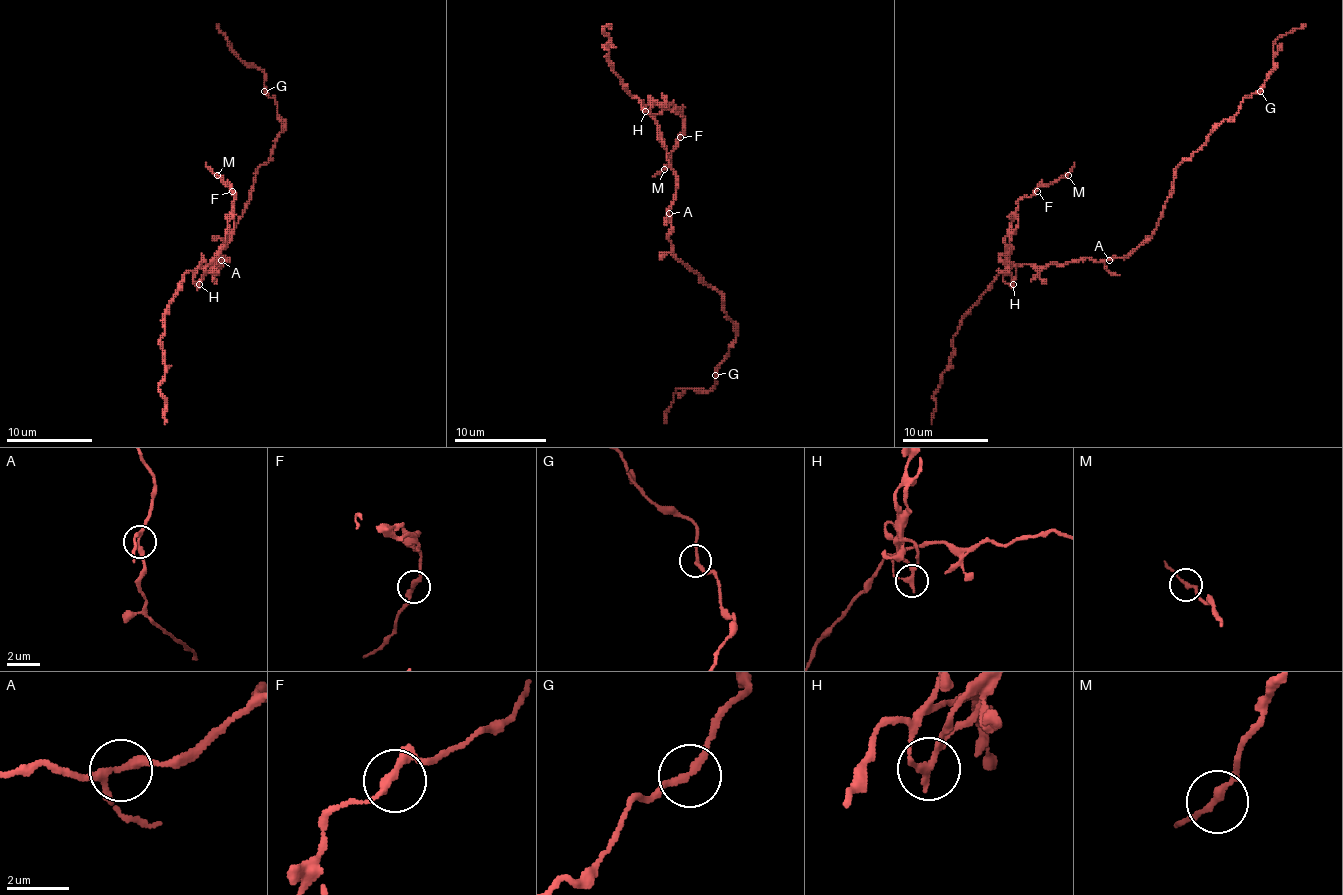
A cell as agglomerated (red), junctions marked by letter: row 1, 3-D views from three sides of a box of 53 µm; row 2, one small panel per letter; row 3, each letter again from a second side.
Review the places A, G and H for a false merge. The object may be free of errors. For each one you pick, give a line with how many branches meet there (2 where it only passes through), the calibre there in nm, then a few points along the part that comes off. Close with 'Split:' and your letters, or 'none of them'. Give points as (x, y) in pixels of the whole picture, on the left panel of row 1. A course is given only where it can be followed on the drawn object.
H: 3 | 190 nm | (199, 284), (208, 264), (225, 242), (227, 214), (234, 199), (234, 191), (206, 162)
Split: H

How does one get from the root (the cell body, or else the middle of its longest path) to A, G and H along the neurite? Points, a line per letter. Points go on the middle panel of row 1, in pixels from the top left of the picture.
A: (669, 241), (669, 213)
G: (669, 241), (671, 252), (722, 296), (722, 308), (736, 326), (736, 342), (715, 375)
H: (669, 241), (669, 206), (676, 192), (676, 172), (660, 139), (657, 114), (646, 112)

